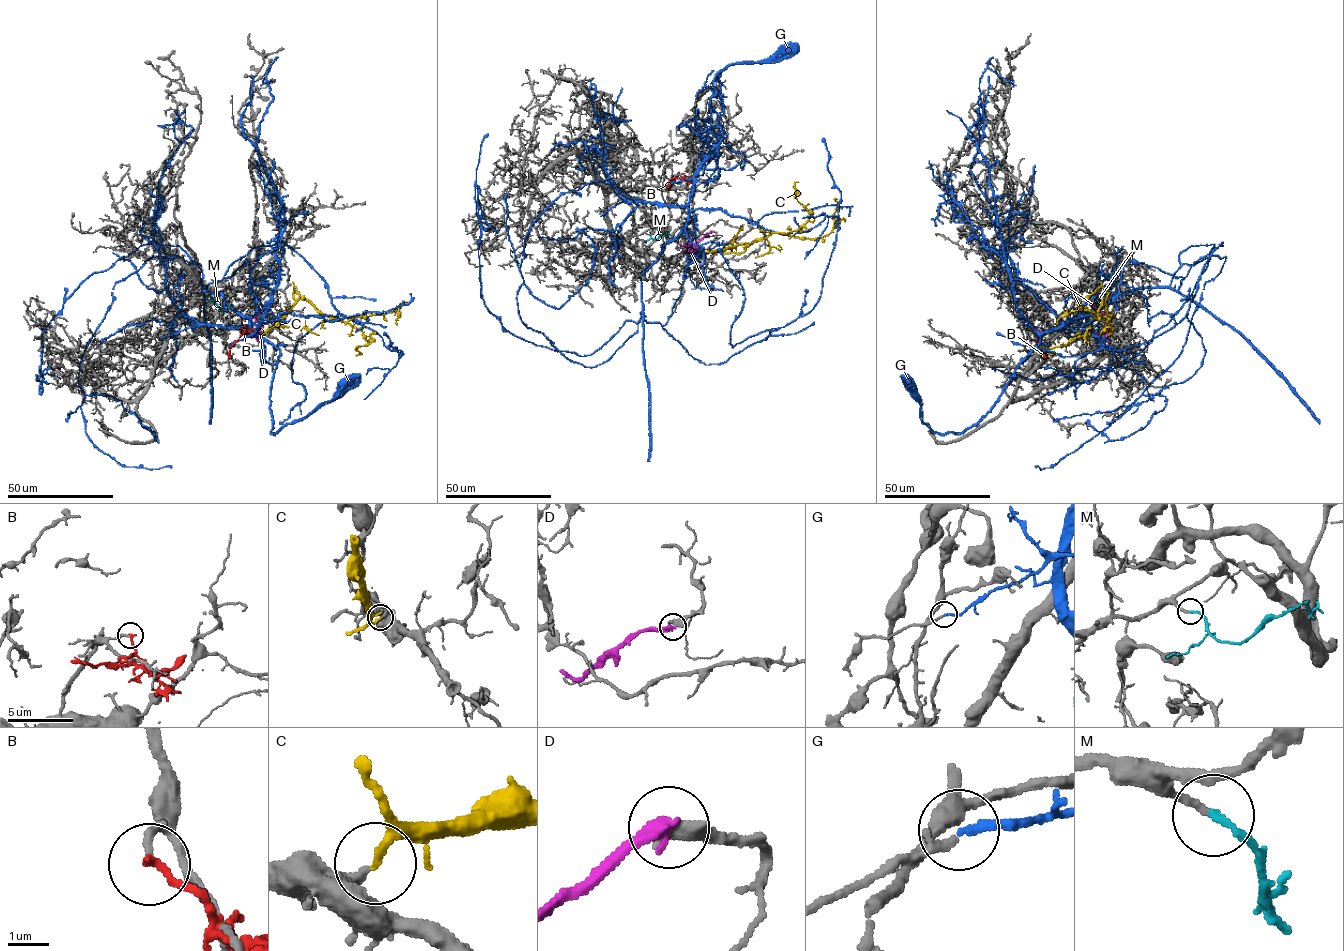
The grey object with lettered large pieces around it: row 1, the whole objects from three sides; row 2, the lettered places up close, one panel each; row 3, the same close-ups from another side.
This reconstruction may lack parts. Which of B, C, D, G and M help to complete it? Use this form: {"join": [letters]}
{"join": ["C", "M"]}

